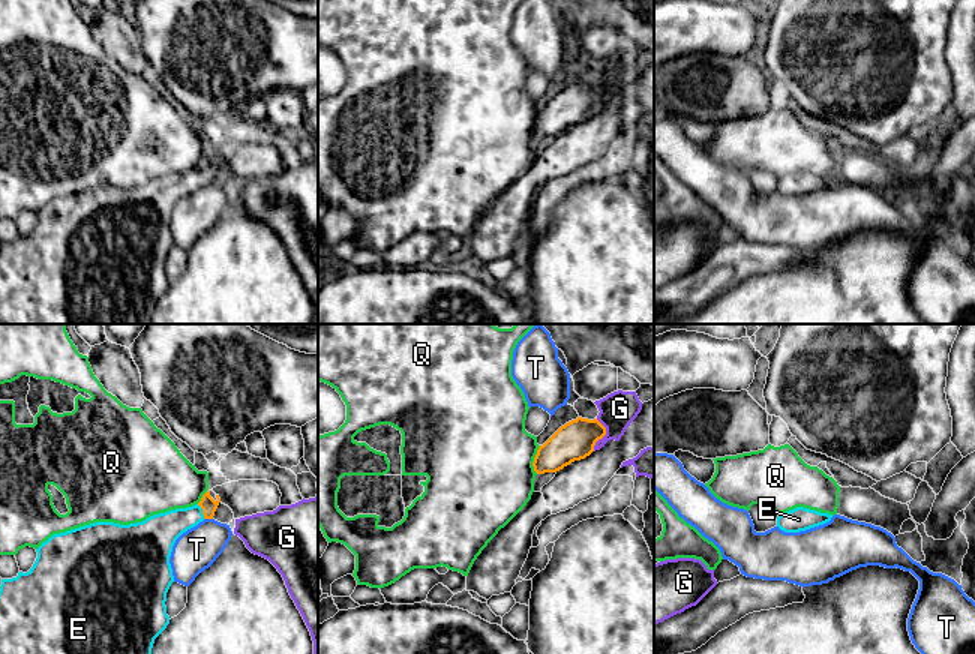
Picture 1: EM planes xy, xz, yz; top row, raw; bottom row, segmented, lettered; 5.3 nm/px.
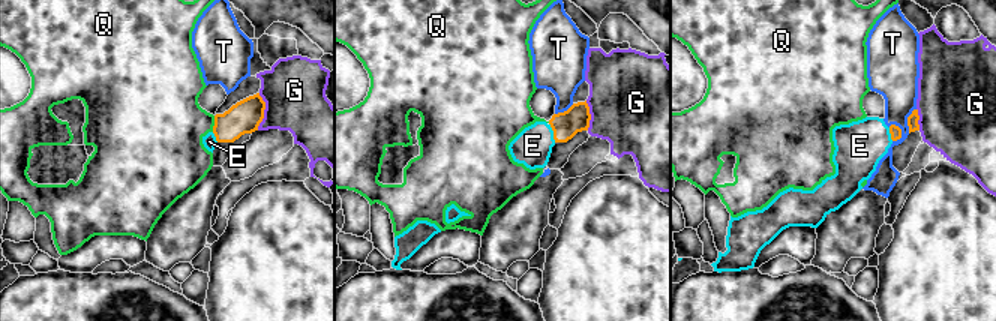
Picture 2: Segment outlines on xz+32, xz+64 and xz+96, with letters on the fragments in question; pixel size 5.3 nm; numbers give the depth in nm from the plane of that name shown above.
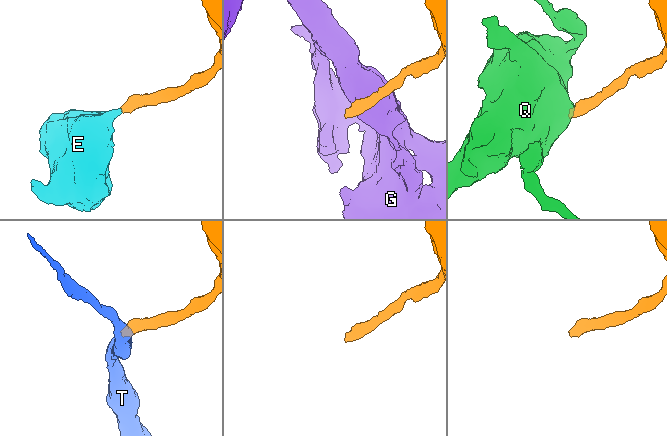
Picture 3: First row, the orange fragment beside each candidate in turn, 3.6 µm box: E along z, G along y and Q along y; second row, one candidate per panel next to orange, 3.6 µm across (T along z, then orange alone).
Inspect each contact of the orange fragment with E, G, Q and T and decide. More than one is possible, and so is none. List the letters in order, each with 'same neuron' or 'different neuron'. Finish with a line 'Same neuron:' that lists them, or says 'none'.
E: same neuron
G: different neuron
Q: different neuron
T: different neuron
Same neuron: E

